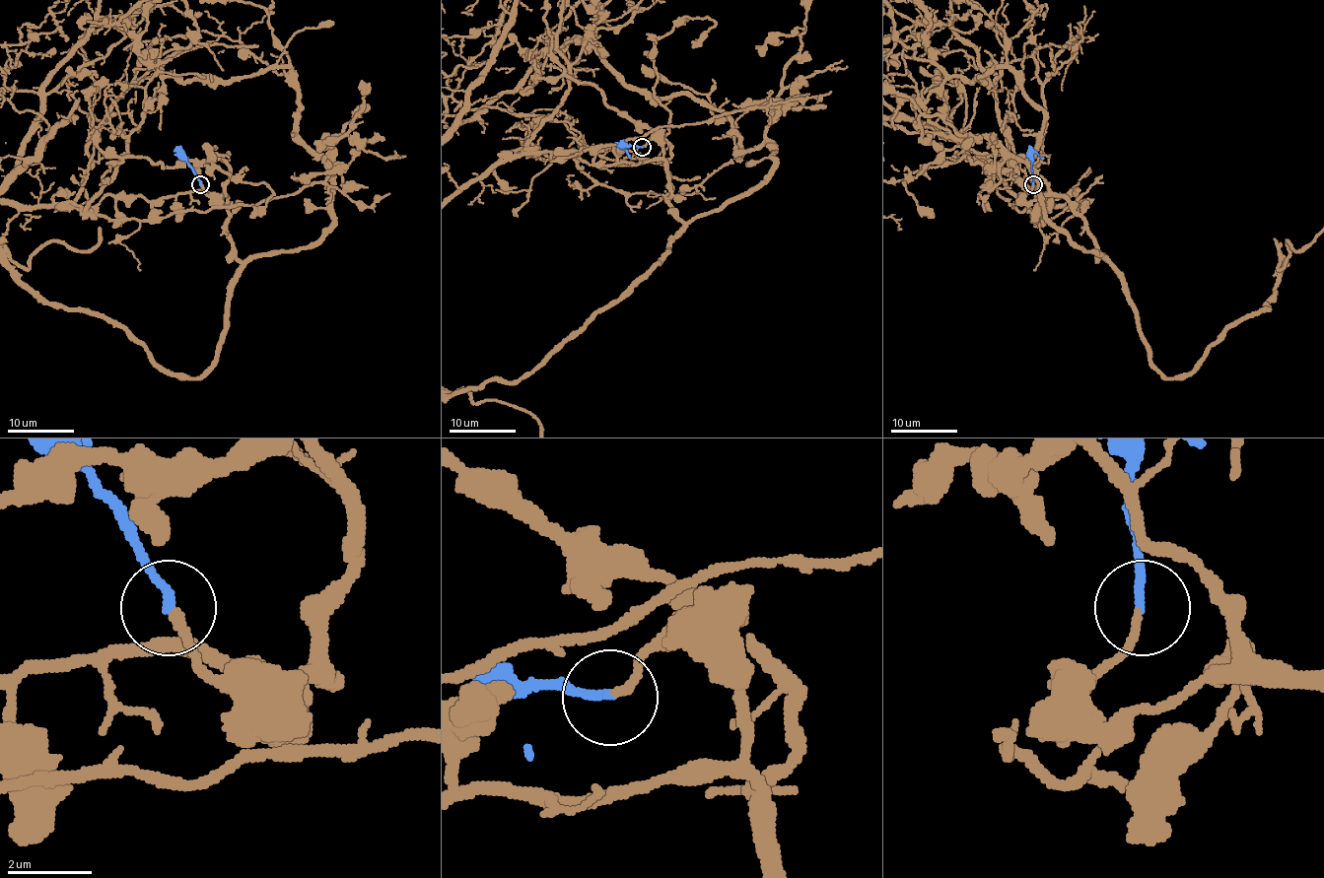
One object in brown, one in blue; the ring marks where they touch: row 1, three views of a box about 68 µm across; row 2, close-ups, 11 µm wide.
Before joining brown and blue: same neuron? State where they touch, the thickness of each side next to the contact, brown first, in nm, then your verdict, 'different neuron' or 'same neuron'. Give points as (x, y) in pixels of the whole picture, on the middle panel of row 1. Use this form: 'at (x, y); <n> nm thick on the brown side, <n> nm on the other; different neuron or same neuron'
at (642, 147); 200 nm thick on the brown side, 220 nm on the other; same neuron

